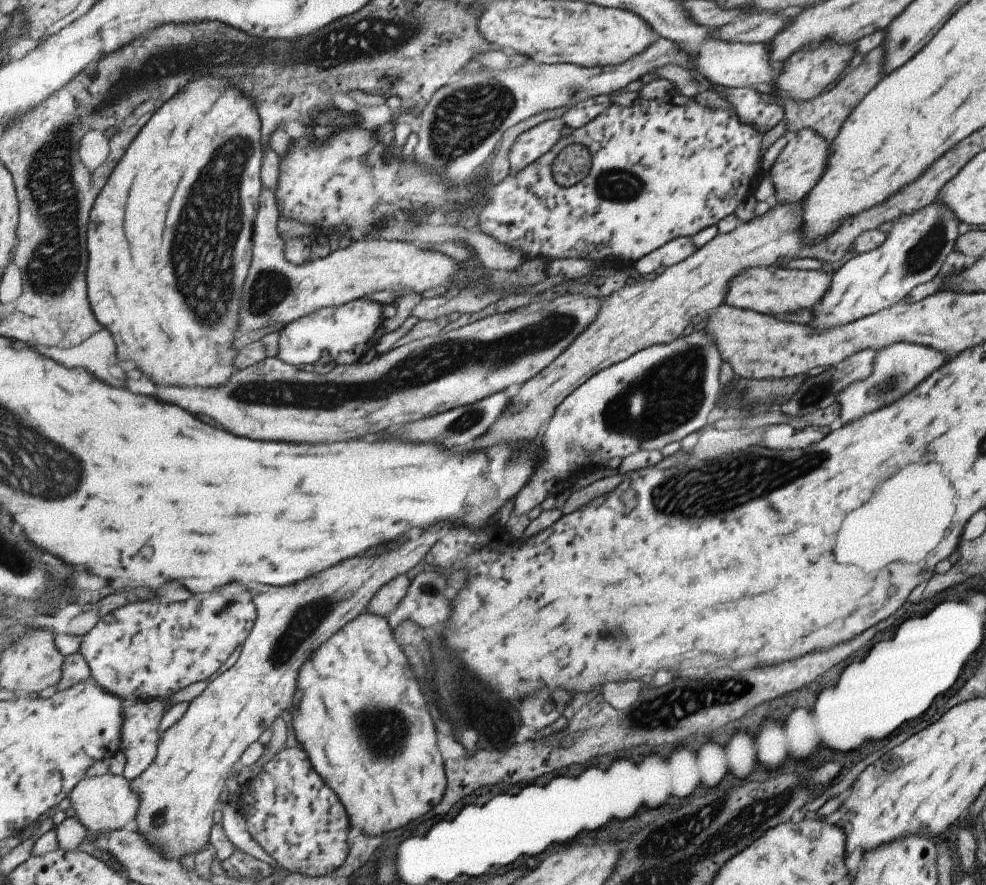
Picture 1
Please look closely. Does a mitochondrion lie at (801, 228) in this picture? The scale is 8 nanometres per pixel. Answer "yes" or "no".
no

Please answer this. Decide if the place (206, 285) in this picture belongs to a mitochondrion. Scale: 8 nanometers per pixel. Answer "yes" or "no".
yes

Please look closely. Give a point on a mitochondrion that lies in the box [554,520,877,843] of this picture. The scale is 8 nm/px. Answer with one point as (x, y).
(665, 709)

